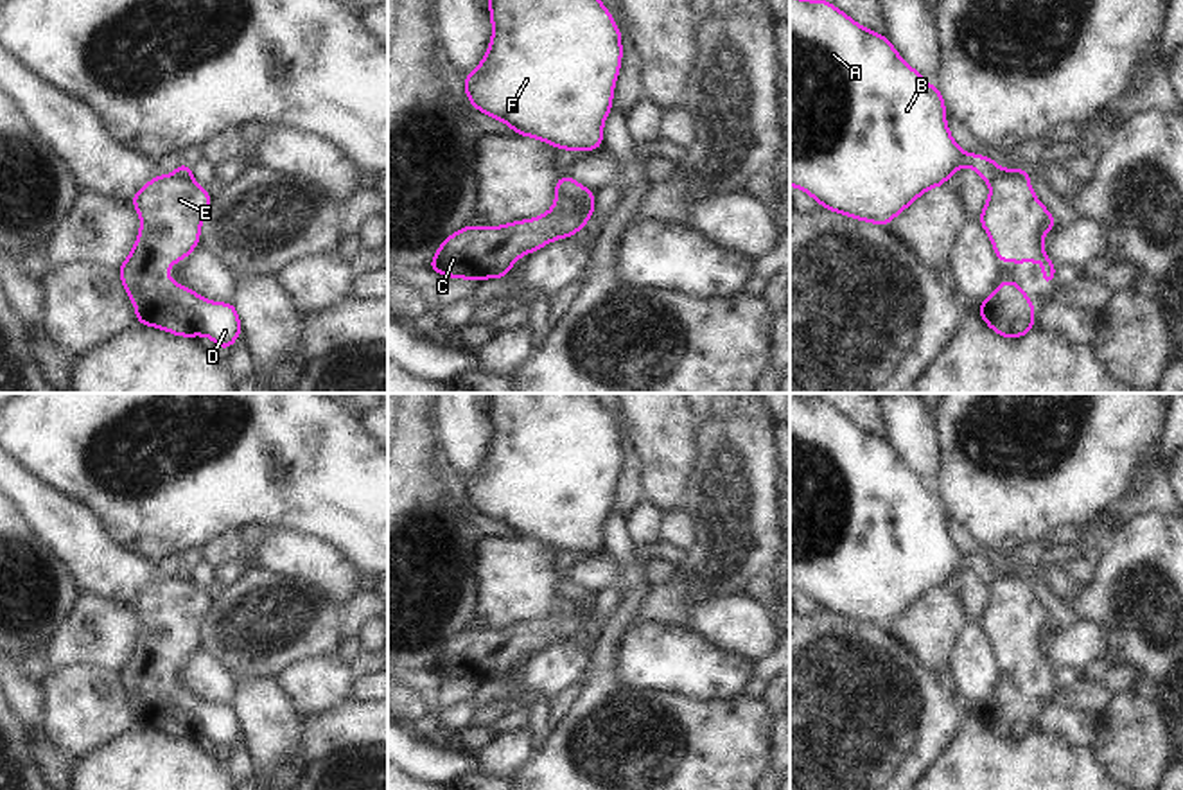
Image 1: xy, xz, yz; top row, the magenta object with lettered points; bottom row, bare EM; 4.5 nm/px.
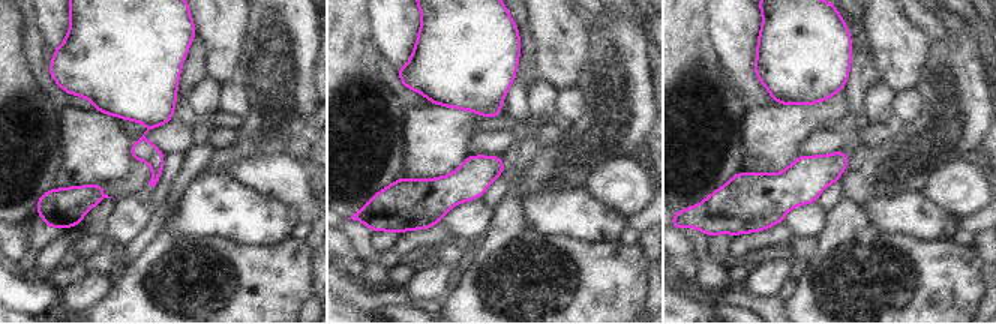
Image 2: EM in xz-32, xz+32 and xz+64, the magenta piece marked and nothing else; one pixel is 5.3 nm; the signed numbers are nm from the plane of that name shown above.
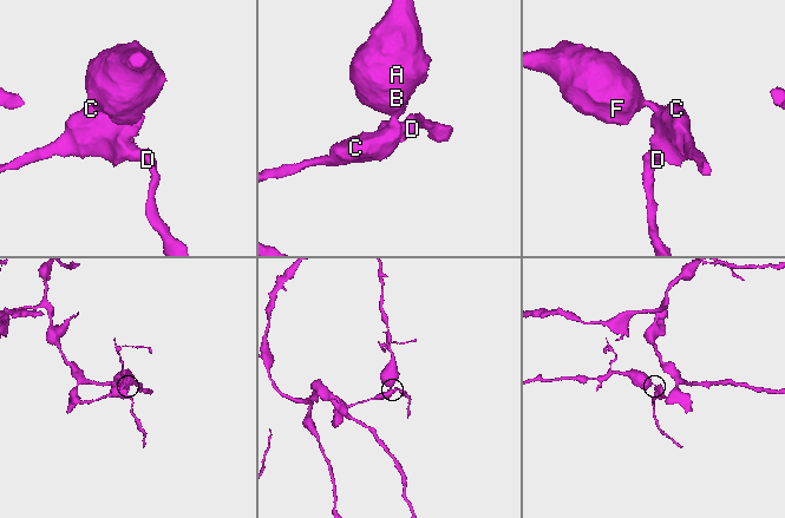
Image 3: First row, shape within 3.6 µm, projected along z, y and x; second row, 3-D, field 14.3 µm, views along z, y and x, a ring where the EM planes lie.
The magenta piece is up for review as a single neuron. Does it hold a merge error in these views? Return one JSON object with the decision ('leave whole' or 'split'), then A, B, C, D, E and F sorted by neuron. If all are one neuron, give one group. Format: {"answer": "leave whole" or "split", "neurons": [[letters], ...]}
{"answer": "split", "neurons": [["A", "B", "F"], ["C", "D", "E"]]}

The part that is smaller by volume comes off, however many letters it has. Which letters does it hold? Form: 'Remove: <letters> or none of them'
Remove: A, B, F

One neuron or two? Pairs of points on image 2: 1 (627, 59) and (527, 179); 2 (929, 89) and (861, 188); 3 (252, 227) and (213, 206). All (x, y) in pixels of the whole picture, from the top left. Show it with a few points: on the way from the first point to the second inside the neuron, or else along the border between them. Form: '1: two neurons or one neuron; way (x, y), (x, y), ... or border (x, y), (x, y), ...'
1: one neuron; way (617, 92), (617, 104), (560, 161)
2: one neuron; way (932, 114), (932, 120), (887, 165)
3: one neuron; way (243, 218), (237, 212), (222, 207)

